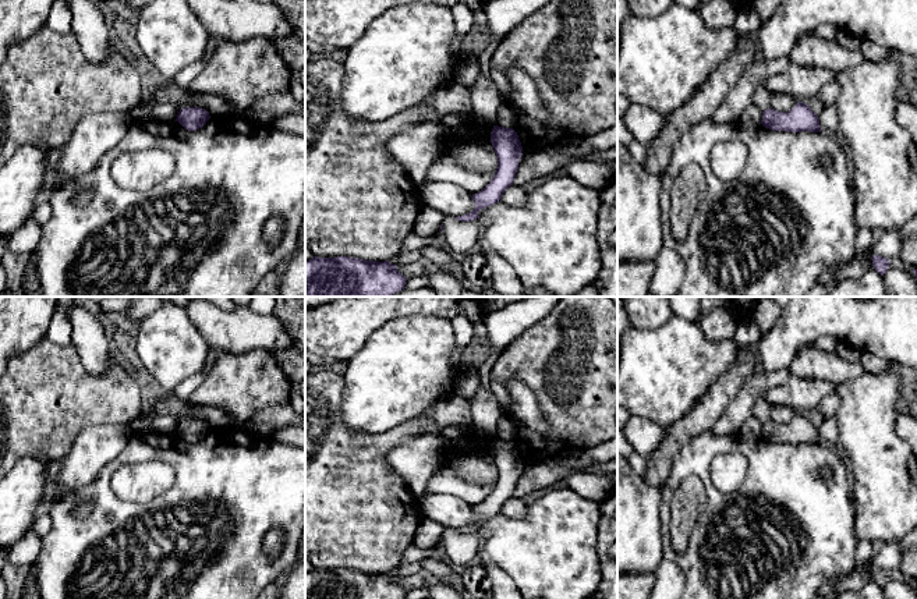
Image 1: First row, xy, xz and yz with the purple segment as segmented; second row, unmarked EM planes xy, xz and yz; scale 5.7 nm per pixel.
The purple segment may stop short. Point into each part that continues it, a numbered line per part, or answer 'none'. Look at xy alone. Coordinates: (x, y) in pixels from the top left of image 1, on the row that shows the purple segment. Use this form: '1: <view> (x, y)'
none

